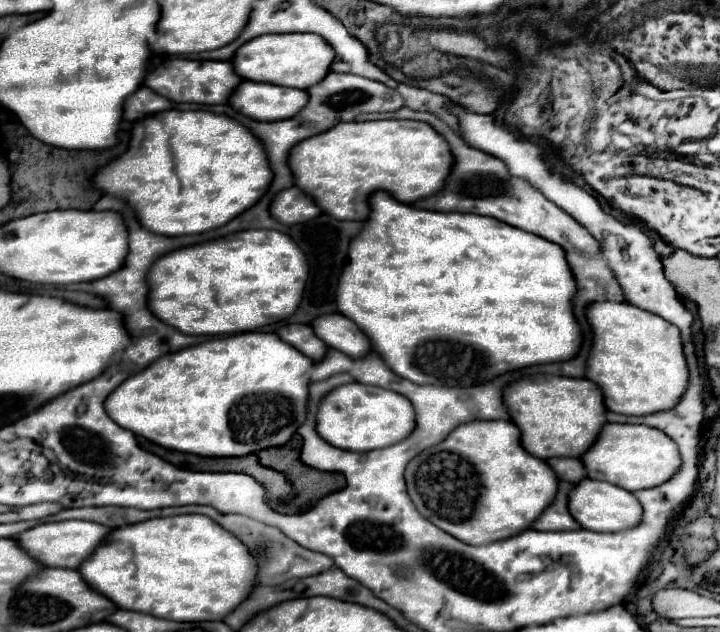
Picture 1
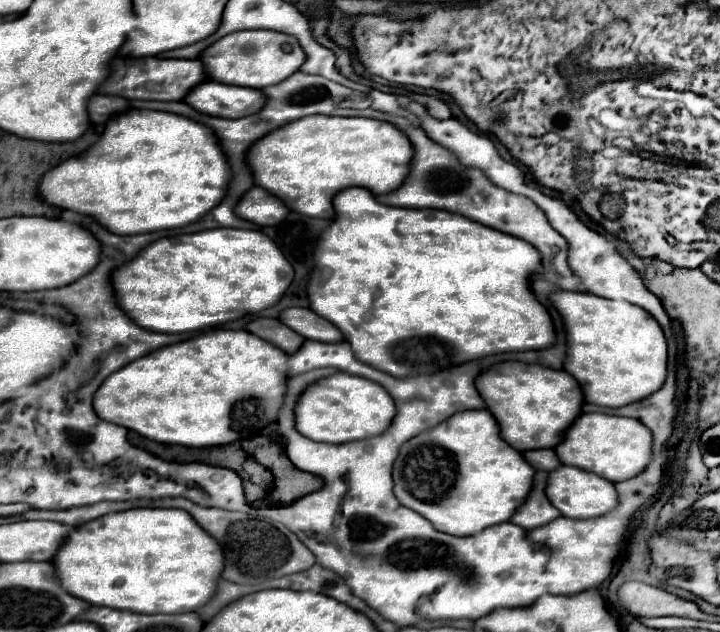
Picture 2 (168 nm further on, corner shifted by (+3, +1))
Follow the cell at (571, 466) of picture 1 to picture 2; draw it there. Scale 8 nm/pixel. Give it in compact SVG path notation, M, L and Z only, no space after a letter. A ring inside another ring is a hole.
M524 451L522 453L524 459L534 467L534 469L542 469L542 471L552 471L560 465L558 457L554 451Z

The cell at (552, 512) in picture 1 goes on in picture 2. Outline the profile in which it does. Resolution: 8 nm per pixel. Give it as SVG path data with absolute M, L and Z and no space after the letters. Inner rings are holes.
M536 471L532 491L528 493L522 507L518 507L518 511L510 517L510 523L516 523L524 529L534 529L560 517L560 511L554 509L546 499L544 487L546 487L546 471Z

